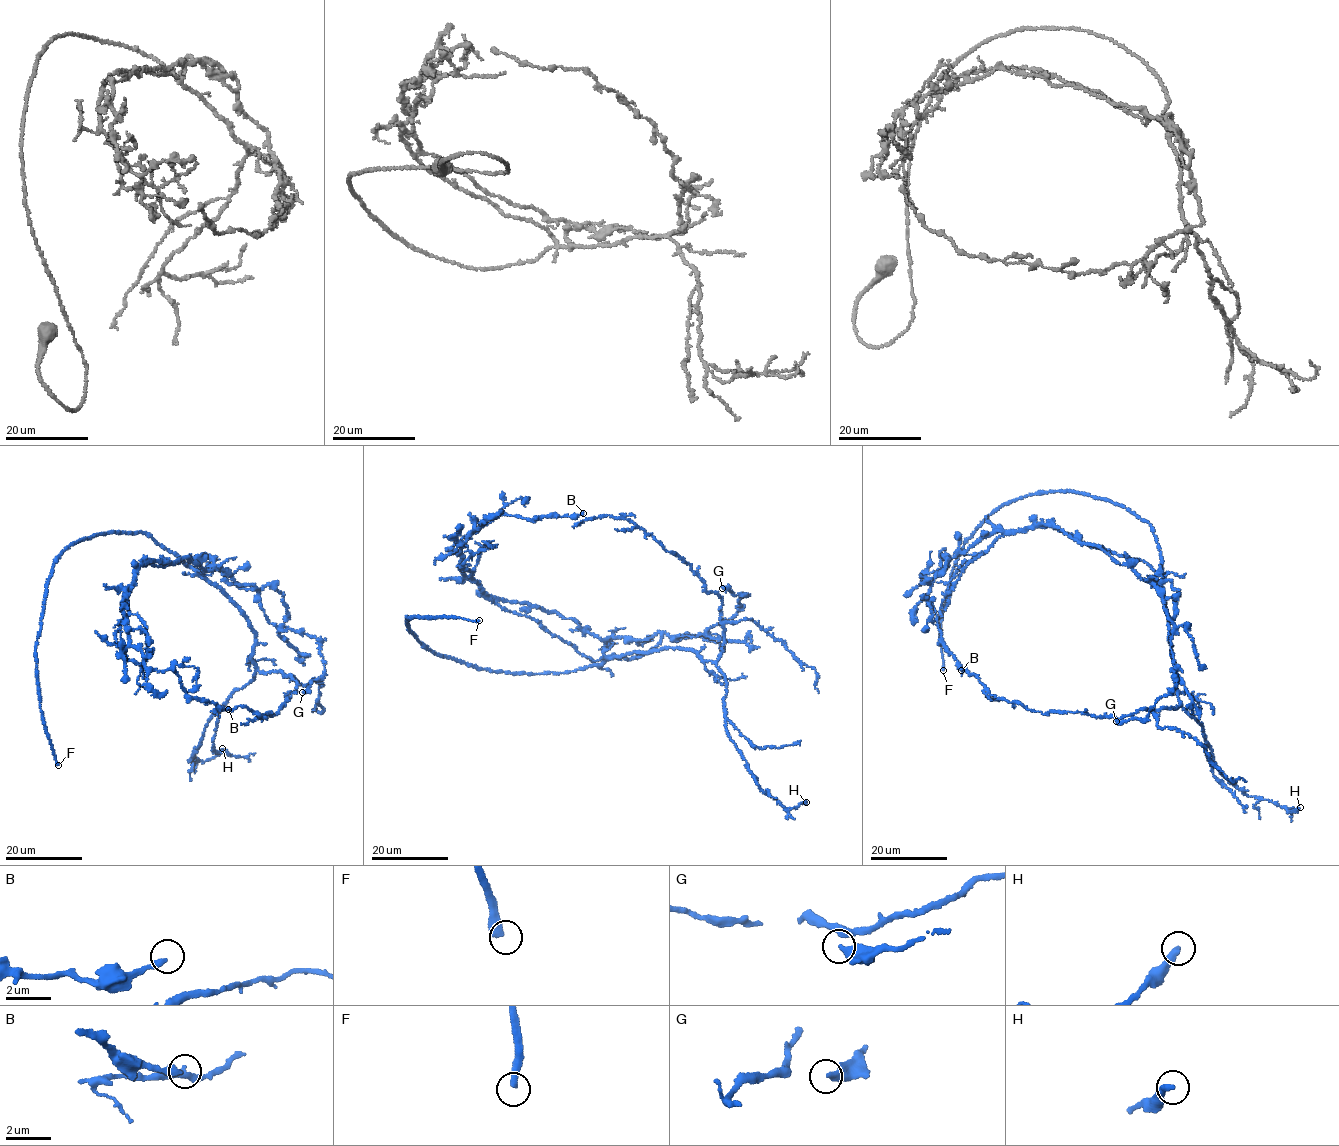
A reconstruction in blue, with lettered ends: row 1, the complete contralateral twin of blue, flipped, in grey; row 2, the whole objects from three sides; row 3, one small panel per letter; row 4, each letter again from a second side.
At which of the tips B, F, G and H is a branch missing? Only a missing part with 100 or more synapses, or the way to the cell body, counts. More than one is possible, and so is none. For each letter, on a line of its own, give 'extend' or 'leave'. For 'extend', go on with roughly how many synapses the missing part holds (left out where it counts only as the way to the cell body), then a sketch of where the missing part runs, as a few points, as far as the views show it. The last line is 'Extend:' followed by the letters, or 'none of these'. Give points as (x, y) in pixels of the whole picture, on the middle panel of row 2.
B: leave
F: extend; course (479, 620), (532, 627), (557, 626), (565, 621), (552, 608), (523, 604), (477, 616), (453, 634)
G: leave
H: leave
Extend: F

